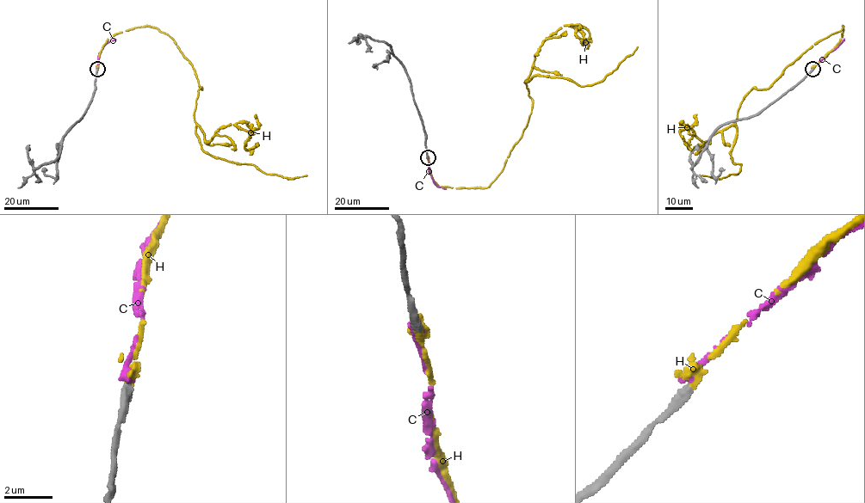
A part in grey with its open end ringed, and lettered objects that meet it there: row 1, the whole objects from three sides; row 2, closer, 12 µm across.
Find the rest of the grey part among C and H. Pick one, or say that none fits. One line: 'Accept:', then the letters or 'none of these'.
Accept: H

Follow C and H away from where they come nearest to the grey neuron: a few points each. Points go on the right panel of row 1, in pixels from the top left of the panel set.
C: (812, 69), (844, 39)
H: (812, 69), (841, 39), (843, 26), (744, 98), (731, 151), (740, 170), (721, 179), (702, 174)

